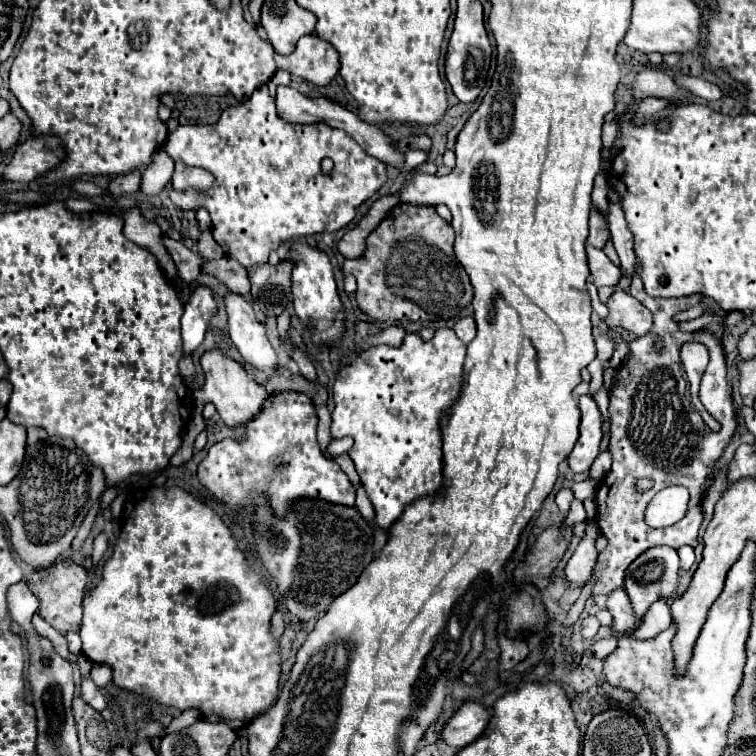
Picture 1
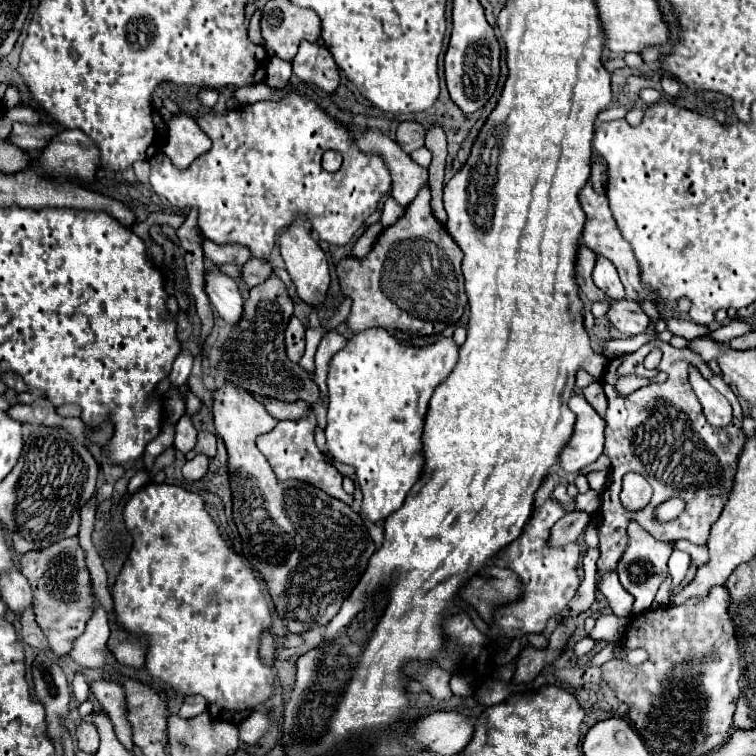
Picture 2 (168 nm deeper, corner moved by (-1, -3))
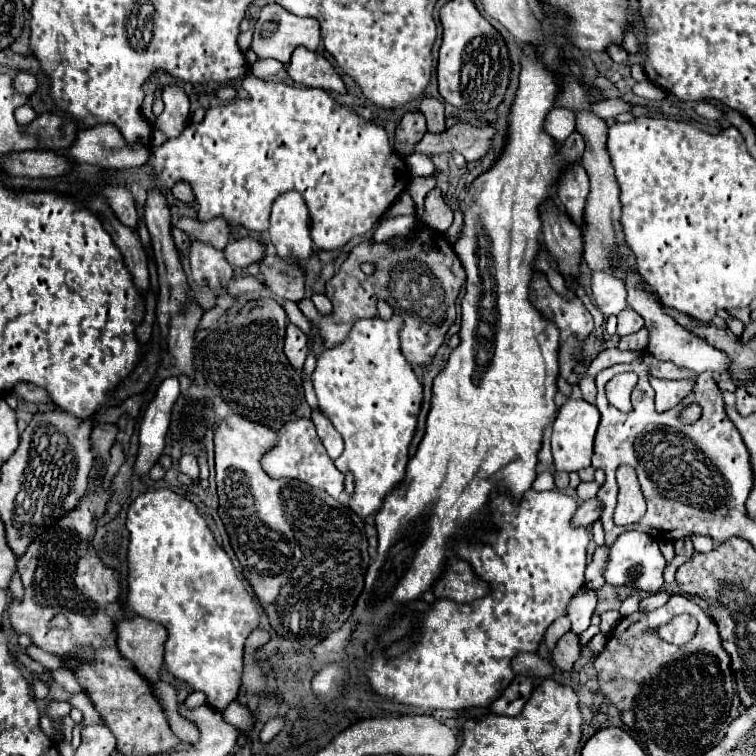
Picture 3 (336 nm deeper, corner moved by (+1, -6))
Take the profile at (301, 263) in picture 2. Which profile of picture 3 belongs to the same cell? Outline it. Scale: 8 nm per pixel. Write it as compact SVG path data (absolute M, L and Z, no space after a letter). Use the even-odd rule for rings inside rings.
M293 190L285 192L273 202L269 238L271 238L275 250L277 250L277 254L281 258L287 258L287 254L291 254L291 258L303 258L303 264L311 258L313 240L309 236L309 212L307 212L305 200L303 200L303 196L299 192L293 192Z

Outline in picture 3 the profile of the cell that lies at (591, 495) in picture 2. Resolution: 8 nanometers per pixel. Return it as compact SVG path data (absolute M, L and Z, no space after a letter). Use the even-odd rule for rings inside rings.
M581 482L579 488L577 488L577 494L579 494L581 500L587 500L587 498L597 496L597 490L599 490L597 482Z

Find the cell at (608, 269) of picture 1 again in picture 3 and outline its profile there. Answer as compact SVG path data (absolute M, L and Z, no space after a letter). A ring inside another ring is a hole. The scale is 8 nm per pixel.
M593 272L591 276L593 300L605 318L617 316L627 308L627 288L619 278L611 278L611 274Z

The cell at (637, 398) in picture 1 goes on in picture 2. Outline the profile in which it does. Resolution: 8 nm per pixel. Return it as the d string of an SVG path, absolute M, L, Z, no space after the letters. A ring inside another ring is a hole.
M653 321L649 325L647 333L653 337L651 341L647 341L635 353L627 353L623 357L613 359L603 375L603 389L609 399L609 407L607 407L607 415L605 415L605 421L607 421L607 425L605 425L605 453L611 459L611 481L603 491L605 495L601 495L609 501L609 505L603 505L603 501L601 501L601 523L597 527L599 549L601 549L601 557L597 561L599 577L605 577L617 569L617 563L621 561L621 557L629 545L627 525L631 519L635 519L657 541L675 543L679 539L687 539L695 545L705 545L707 537L709 537L709 529L719 519L721 509L727 499L727 493L729 493L729 487L733 485L737 457L745 443L745 435L741 429L741 423L743 423L741 405L737 401L737 395L723 381L723 377L715 375L695 351L675 349L673 345L657 339ZM655 347L659 347L663 351L663 359L655 371L647 371L643 367L643 359ZM689 363L693 363L703 373L703 377L723 397L729 399L729 403L733 407L733 421L727 427L715 429L705 421L703 415L697 415L697 413L701 413L701 405L699 405L695 393L691 393L691 387L687 381L687 365ZM661 373L665 373L665 381L655 381L649 387L641 387L631 395L623 397L615 389L615 383L619 377L639 375L645 379L655 379ZM687 419L691 423L687 423ZM725 437L727 437L727 445L723 445ZM629 471L641 473L649 483L653 483L653 499L647 507L643 507L639 511L627 511L619 499L621 479ZM667 497L683 497L687 507L681 513L681 517L661 525L661 523L653 521L653 509Z

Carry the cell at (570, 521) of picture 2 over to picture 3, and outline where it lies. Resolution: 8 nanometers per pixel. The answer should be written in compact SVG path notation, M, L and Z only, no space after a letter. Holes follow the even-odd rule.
M591 498L591 500L585 500L579 508L577 508L577 514L573 518L573 526L589 526L591 522L599 520L603 512L603 504L599 502L599 498Z

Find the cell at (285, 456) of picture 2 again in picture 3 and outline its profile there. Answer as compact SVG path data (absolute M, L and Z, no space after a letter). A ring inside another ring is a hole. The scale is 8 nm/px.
M301 418L301 420L287 422L287 426L283 426L283 430L281 430L279 446L275 446L275 450L271 450L263 456L263 468L271 478L301 480L313 488L325 490L333 498L341 498L345 476L335 468L333 460L327 456L325 446L321 444L321 440L315 432L315 424L311 420Z

